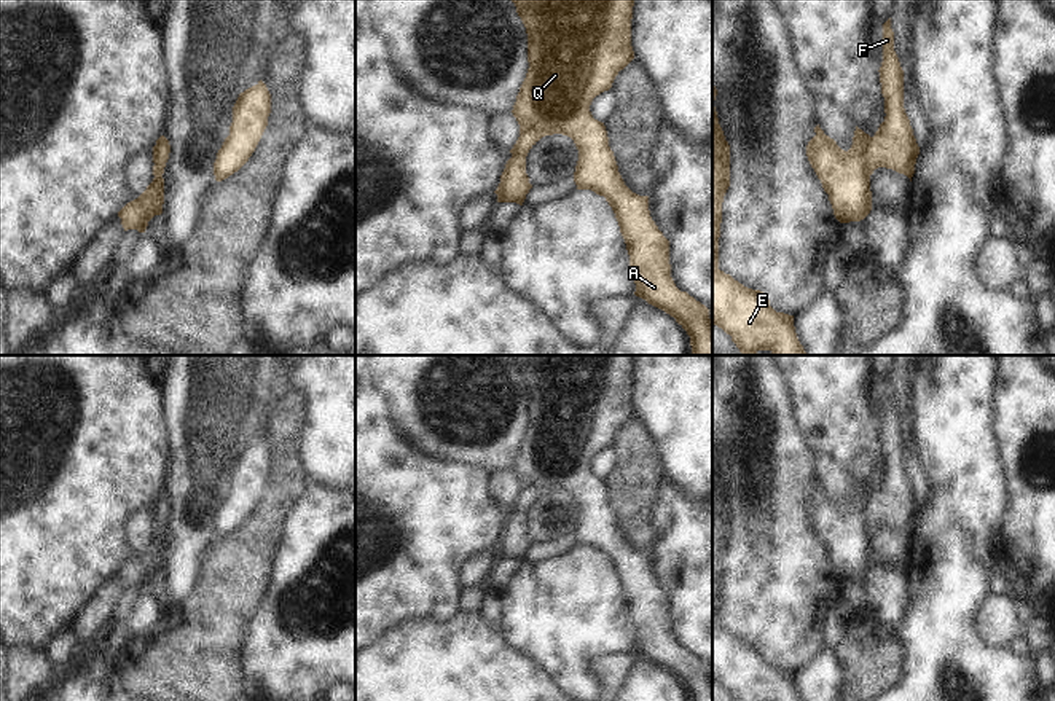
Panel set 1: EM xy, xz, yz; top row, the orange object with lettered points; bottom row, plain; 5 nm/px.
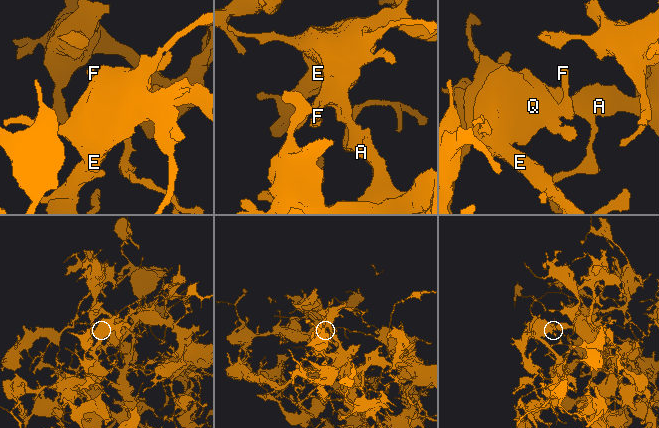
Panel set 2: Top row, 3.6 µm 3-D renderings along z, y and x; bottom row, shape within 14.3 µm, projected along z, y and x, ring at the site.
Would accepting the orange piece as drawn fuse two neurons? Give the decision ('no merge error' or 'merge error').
no merge error

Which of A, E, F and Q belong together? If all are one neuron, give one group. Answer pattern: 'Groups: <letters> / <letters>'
Groups: A E F Q.

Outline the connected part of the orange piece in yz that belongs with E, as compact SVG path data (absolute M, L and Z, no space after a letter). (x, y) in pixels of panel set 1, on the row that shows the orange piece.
M712 83L712 323L731 336L741 355L770 350L771 355L806 355L794 315L776 312L768 296L719 269L722 202L730 186L730 145L719 124Z

